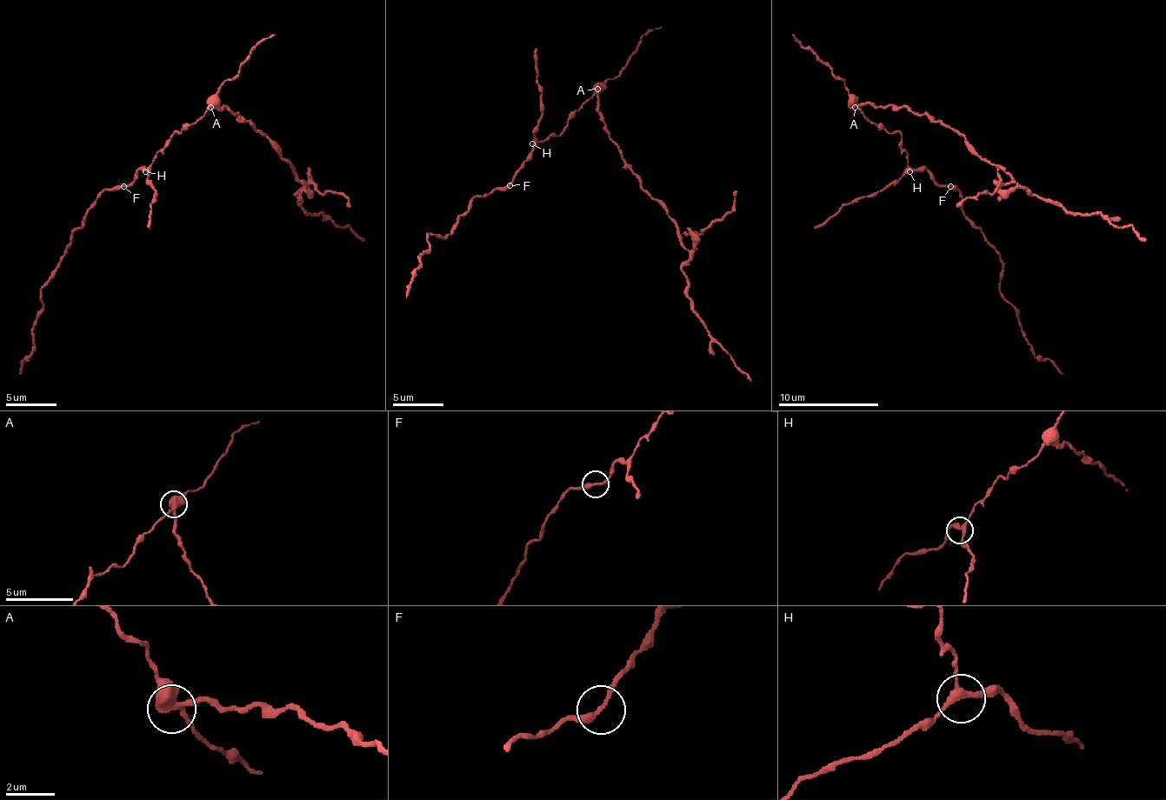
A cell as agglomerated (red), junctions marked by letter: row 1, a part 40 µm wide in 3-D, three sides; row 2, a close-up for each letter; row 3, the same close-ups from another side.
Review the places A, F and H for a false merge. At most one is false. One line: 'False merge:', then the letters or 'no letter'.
False merge: A

